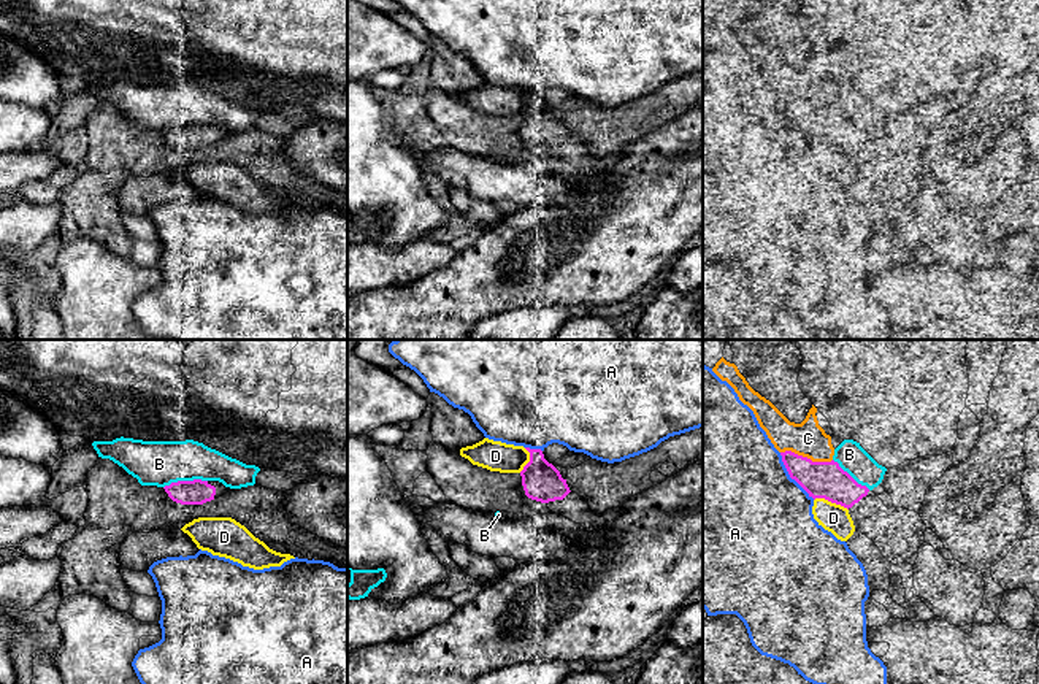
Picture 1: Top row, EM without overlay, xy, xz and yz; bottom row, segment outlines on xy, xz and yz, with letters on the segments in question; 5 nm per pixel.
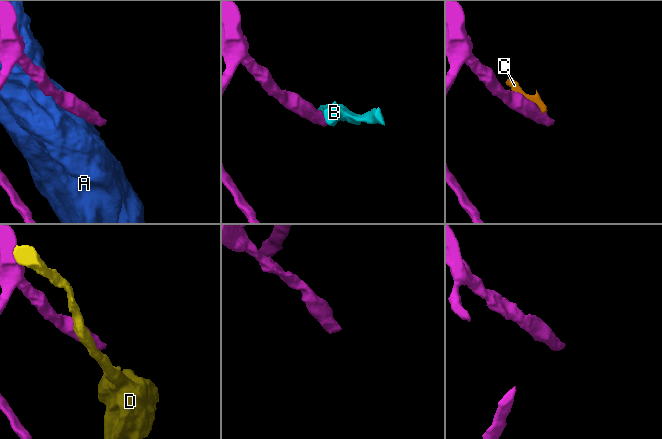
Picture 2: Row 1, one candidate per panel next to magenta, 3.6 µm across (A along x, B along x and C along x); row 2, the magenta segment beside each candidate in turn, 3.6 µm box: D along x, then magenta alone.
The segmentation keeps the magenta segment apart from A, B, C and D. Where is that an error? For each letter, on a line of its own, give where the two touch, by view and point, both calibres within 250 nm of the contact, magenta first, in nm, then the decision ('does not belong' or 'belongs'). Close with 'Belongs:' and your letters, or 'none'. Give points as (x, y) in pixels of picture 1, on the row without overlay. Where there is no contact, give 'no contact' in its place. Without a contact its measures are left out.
A: contact yz (790, 121); calibres 190 and 500 nm; does not belong
B: contact xy (184, 126); calibres 130 and 220 nm; does not belong
C: contact yz (806, 102); calibres 190 and 180 nm; does not belong
D: contact yz (831, 146); calibres 190 and 140 nm; does not belong
Belongs: none

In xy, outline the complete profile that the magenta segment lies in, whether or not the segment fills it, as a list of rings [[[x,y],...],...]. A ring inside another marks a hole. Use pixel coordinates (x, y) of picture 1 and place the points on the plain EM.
[[[178,125],[163,132],[168,141],[181,149],[203,149],[228,136],[219,125]]]

